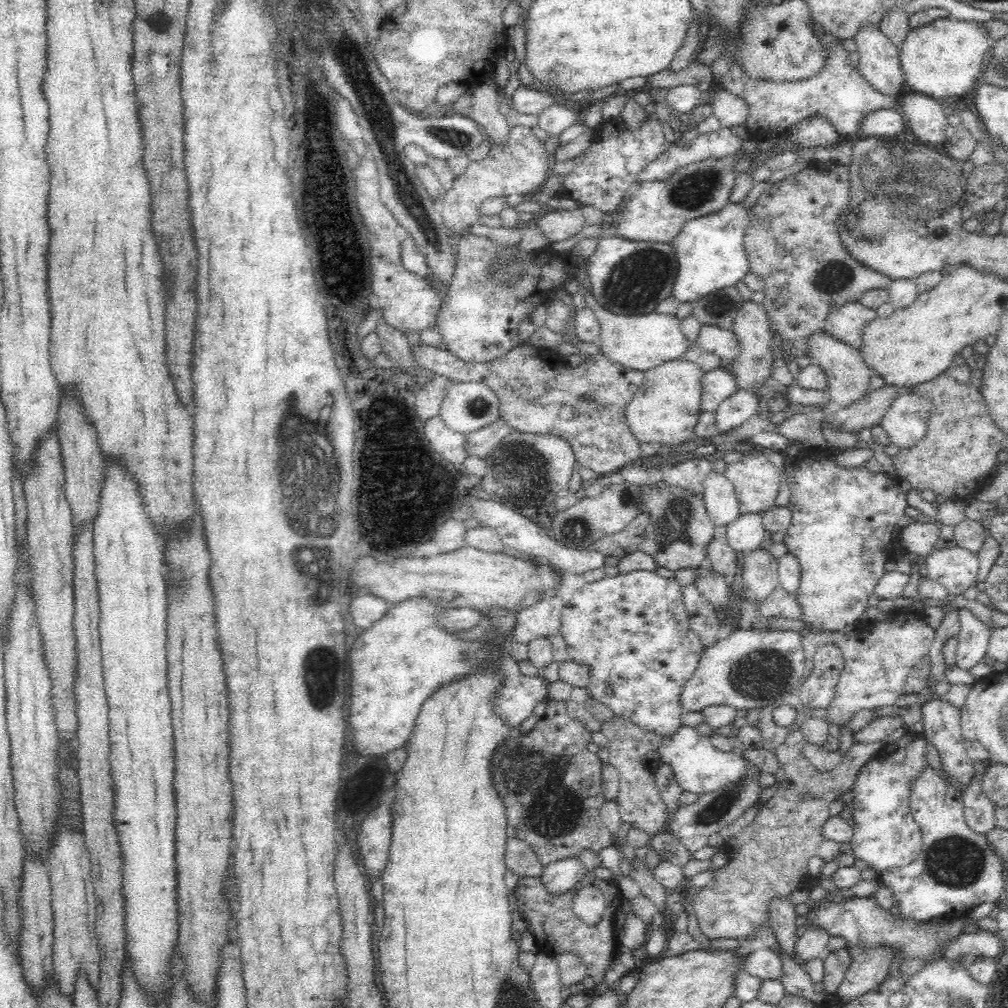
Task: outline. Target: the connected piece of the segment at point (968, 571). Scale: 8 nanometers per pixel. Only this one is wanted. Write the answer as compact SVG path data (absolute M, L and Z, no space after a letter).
M956 547L934 548L926 558L927 579L944 586L950 596L962 595L976 580L979 563L977 555Z

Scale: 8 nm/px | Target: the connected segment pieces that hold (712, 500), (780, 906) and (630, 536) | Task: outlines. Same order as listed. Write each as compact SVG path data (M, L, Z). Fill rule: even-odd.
M712 468L704 480L702 498L718 530L723 530L740 514L735 486L724 472L719 473Z
M778 897L770 903L768 923L772 927L774 939L776 939L778 947L790 959L794 959L802 969L805 969L806 961L797 958L797 954L795 954L797 928L794 920L796 920L796 916L794 913L794 904L792 904L788 897Z
M641 512L624 530L597 540L592 548L606 557L622 558L638 551L642 544L646 527L650 524L649 512Z

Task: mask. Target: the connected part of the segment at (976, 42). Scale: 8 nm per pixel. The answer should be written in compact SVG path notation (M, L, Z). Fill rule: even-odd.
M950 17L937 18L926 26L910 30L899 48L902 73L906 78L908 91L932 96L934 99L945 96L962 96L981 83L987 52L992 48L983 22L963 21Z

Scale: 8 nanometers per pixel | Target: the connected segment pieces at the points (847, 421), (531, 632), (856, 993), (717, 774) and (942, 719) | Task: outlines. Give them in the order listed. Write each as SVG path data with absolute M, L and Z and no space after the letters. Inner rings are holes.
M892 384L876 390L870 389L857 403L826 415L824 420L836 428L856 433L860 428L870 428L881 422L885 412L888 412L890 405L899 395L899 387Z
M546 595L528 607L517 611L517 622L511 635L520 644L528 644L540 637L548 637L561 631L560 616L565 603L554 595Z
M884 947L846 949L851 954L852 964L842 984L833 993L842 1003L849 1003L874 990L885 979L888 966L894 960L894 953Z
M682 725L678 732L660 740L659 756L670 764L680 788L687 794L701 795L708 791L721 790L730 783L740 783L746 779L759 779L762 774L755 764L750 763L738 750L722 752L714 749L710 736L703 736L696 728Z
M934 697L921 709L923 733L929 744L938 749L943 769L946 774L960 786L965 786L974 778L974 763L966 755L965 742L960 731L959 709L951 706L944 698Z

